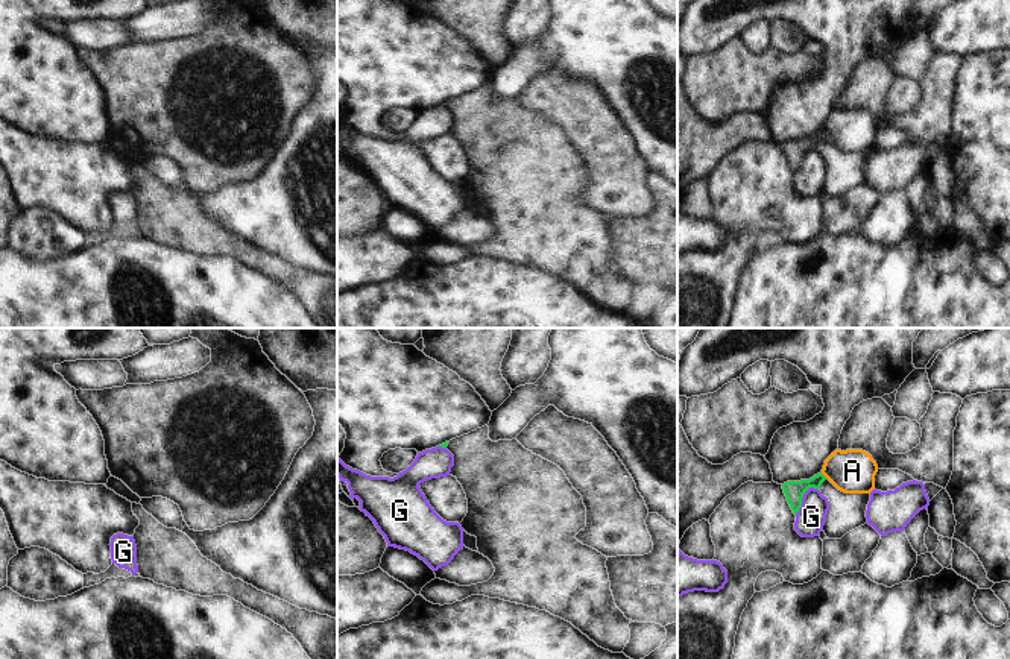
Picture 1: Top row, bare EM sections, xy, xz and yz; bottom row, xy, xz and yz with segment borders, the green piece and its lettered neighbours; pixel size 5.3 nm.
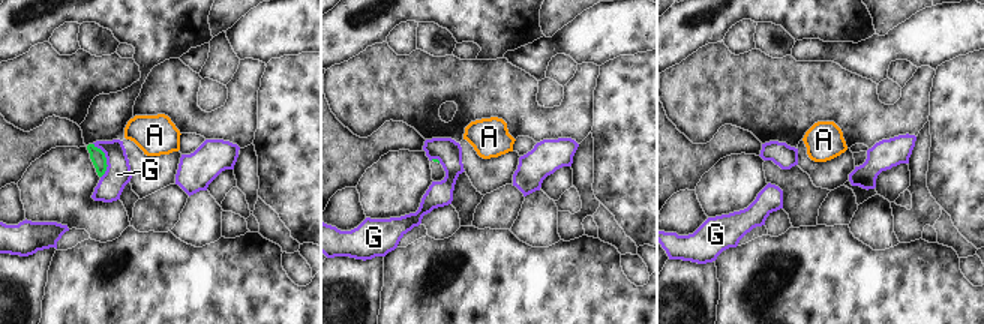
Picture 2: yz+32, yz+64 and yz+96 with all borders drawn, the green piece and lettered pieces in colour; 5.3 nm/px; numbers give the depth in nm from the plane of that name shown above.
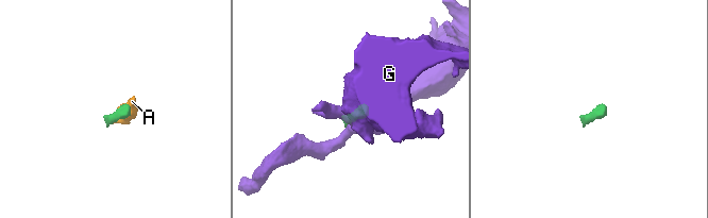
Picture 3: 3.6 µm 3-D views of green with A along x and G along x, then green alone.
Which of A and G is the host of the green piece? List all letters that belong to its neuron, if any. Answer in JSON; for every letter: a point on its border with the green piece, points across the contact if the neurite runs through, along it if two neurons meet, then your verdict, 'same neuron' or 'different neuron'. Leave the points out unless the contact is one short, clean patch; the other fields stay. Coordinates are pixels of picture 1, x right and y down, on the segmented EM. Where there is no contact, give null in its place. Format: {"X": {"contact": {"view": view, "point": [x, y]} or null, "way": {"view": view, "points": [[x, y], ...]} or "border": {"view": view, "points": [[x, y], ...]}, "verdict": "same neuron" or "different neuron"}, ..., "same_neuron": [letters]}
{"A": {"contact": {"view": "yz", "point": [823, 476]}, "border": {"view": "yz", "points": [[820, 472], [828, 479]]}, "verdict": "different neuron"}, "G": {"contact": {"view": "yz", "point": [802, 497]}, "verdict": "different neuron"}, "same_neuron": []}

